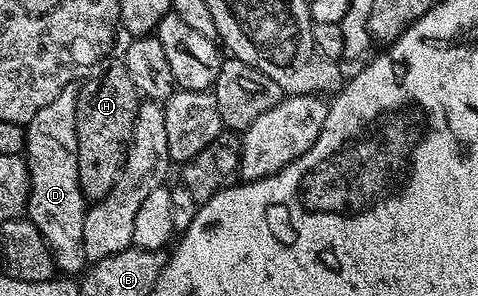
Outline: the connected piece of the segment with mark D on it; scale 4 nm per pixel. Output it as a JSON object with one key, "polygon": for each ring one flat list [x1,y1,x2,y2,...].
{"polygon":[[77,83,67,85,51,105,43,105,25,127,25,149,29,164,28,219,47,241,57,262,58,272,73,277,84,272,83,221,87,210,85,194,79,181,79,145,77,144]]}

